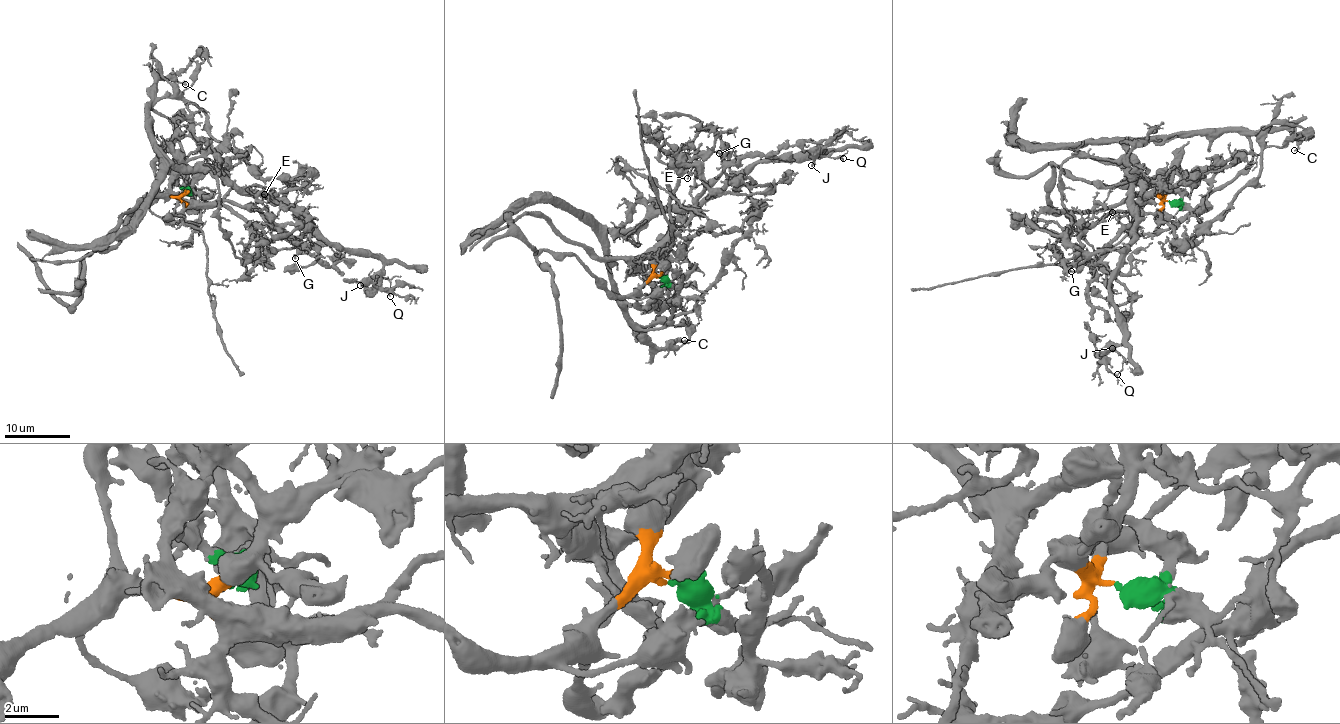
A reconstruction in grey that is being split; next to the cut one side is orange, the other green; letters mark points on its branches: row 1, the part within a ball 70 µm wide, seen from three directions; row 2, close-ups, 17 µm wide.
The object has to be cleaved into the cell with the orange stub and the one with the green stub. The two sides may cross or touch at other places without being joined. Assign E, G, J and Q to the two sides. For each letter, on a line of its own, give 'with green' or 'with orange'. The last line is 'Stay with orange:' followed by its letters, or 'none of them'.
E: with green
G: with orange
J: with orange
Q: with orange
Stay with orange: G, J, Q

